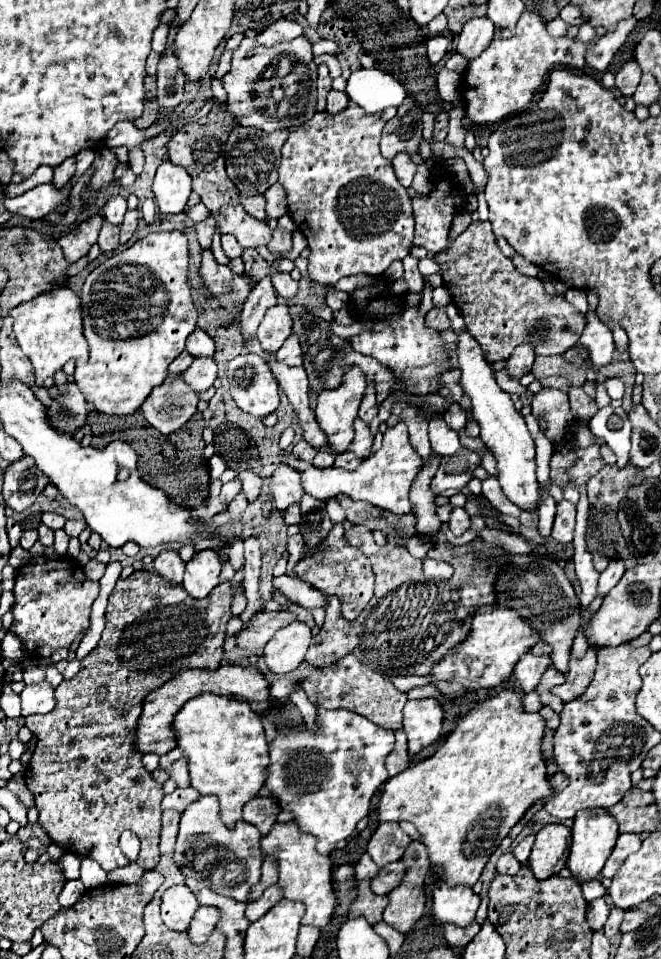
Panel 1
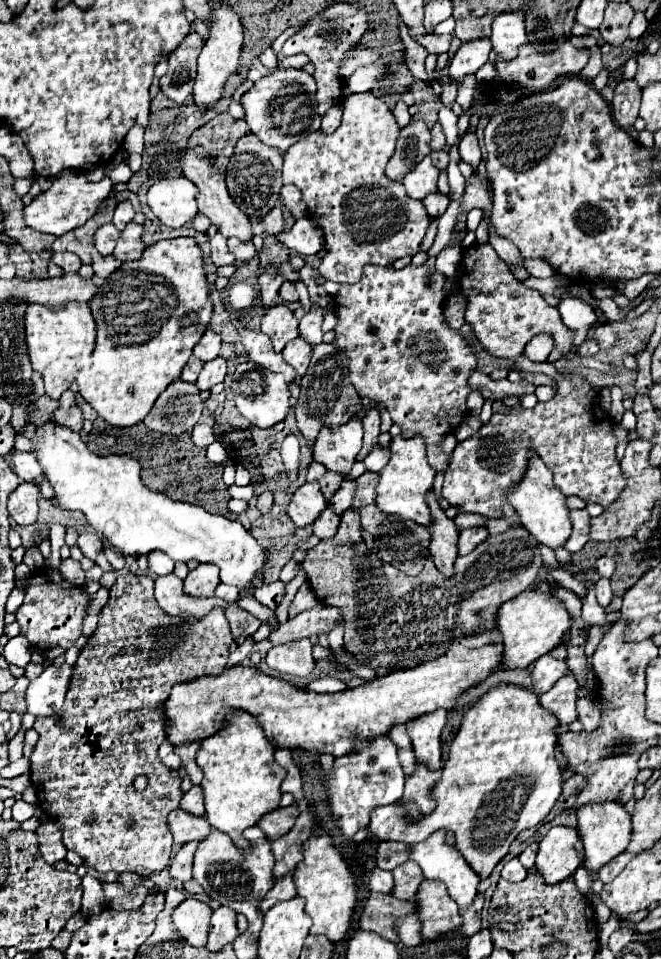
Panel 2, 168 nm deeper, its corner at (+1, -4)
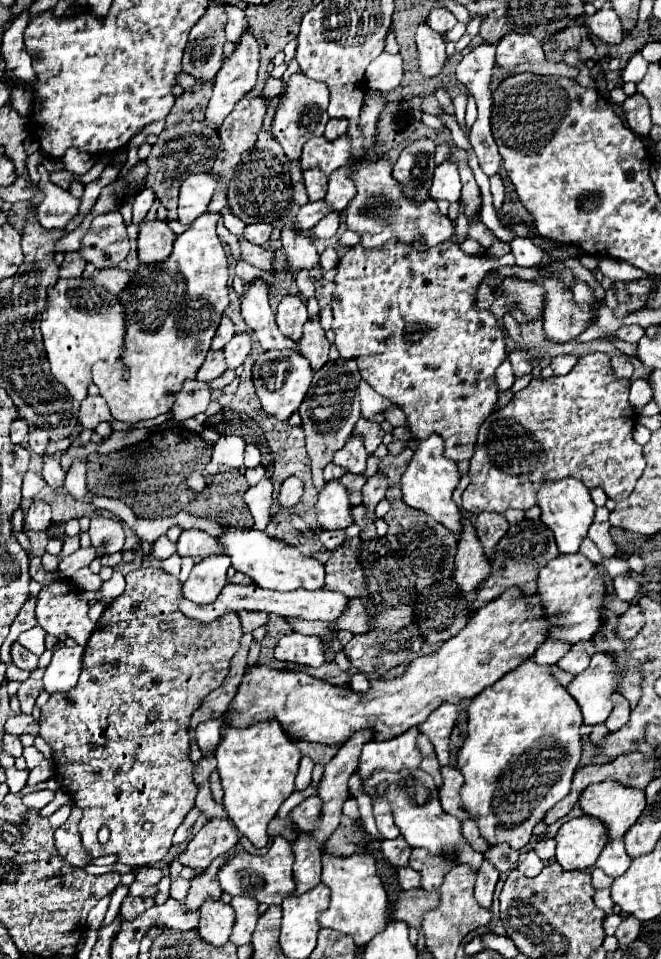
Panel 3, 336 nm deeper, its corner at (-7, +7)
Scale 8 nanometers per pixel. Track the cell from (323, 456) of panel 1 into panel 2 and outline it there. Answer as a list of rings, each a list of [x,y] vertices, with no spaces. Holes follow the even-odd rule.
[[[326,472],[326,476],[322,476],[318,482],[320,482],[320,488],[322,488],[322,494],[330,500],[334,496],[334,492],[340,488],[340,484],[344,482],[344,478],[336,472]]]

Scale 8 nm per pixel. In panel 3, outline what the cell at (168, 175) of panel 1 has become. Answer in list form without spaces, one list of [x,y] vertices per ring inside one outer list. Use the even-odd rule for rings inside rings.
[[[198,173],[184,179],[178,199],[178,221],[190,225],[196,217],[200,217],[206,211],[214,191],[216,181],[210,177],[210,173]]]

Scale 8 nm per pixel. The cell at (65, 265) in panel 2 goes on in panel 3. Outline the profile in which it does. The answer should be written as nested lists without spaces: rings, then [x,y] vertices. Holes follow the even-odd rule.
[[[80,251],[64,253],[64,263],[60,265],[58,277],[82,277],[84,267],[86,267],[86,261],[82,261]]]

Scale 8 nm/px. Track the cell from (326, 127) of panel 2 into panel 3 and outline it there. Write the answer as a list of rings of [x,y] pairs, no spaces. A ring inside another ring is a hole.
[[[344,117],[344,119],[330,119],[330,121],[326,123],[326,131],[324,131],[324,135],[326,135],[326,139],[336,139],[338,135],[346,133],[346,127],[348,127],[346,117]]]

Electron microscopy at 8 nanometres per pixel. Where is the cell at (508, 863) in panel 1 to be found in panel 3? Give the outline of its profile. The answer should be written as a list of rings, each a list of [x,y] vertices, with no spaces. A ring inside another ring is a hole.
[[[528,851],[528,853],[526,853],[526,859],[516,865],[516,869],[518,869],[524,877],[536,877],[536,875],[542,871],[542,867],[544,867],[544,861],[538,859],[534,851]]]

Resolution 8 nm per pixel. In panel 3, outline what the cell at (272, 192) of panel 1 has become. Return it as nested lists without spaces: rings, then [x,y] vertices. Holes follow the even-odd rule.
[[[318,169],[304,171],[304,185],[306,185],[310,201],[324,199],[324,195],[326,195],[326,181],[328,181],[326,175],[322,175],[322,171],[318,171]]]

